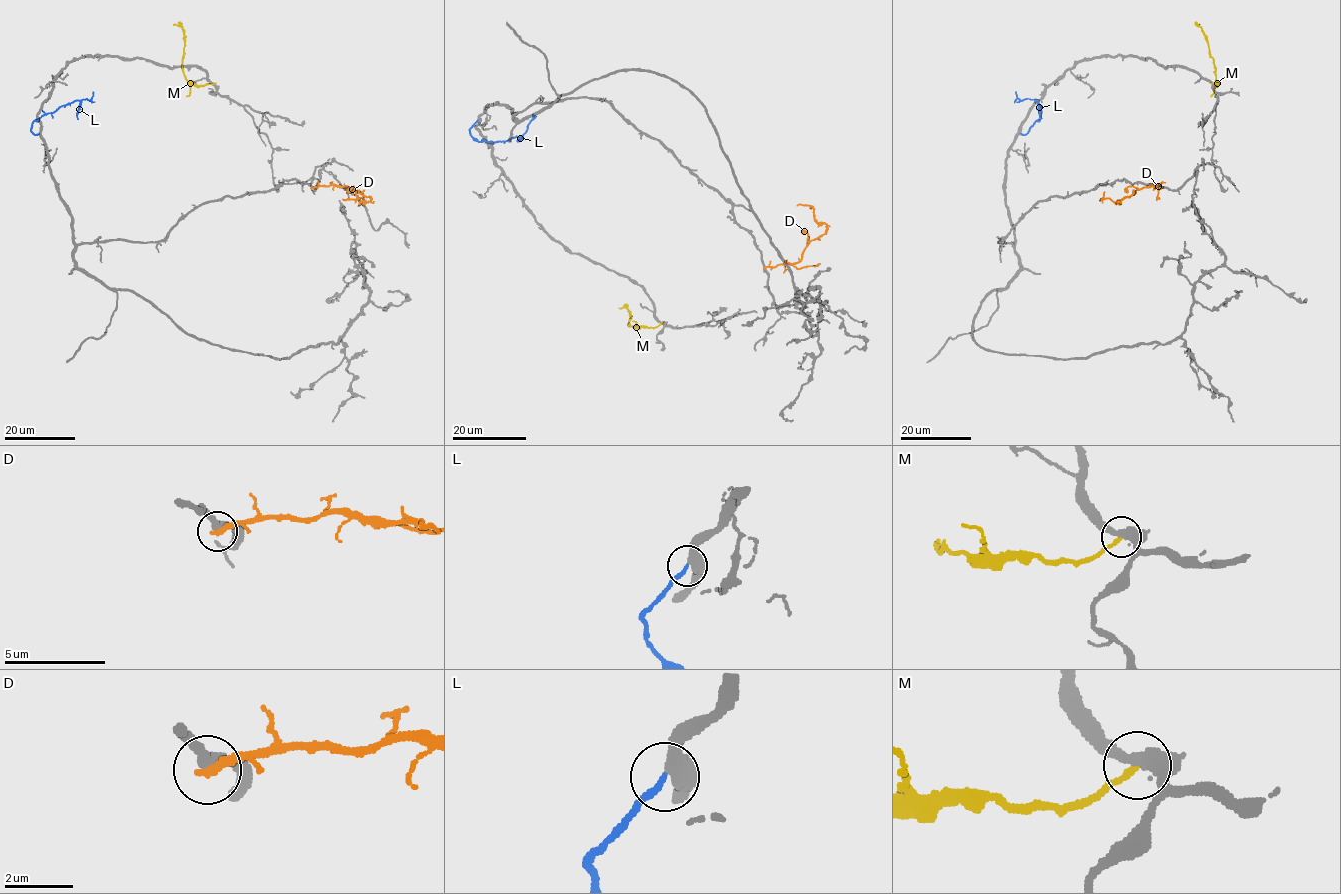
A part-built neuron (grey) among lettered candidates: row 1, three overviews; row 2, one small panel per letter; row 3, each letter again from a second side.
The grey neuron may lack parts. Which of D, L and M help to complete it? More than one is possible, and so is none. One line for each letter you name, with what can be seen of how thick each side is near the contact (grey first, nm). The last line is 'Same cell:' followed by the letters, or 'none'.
L: 400 nm thick on the grey side, 190 nm on the other
Same cell: L

